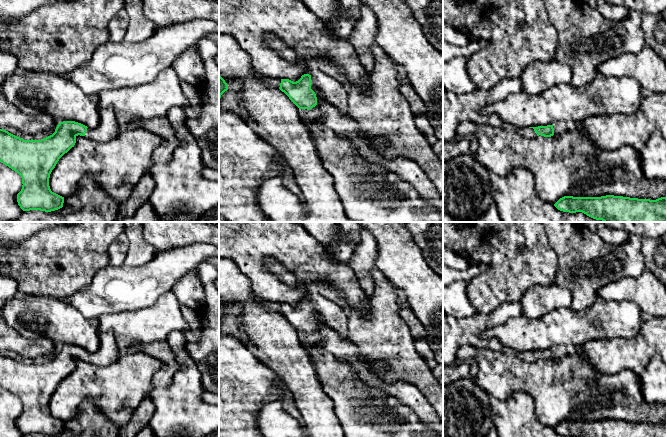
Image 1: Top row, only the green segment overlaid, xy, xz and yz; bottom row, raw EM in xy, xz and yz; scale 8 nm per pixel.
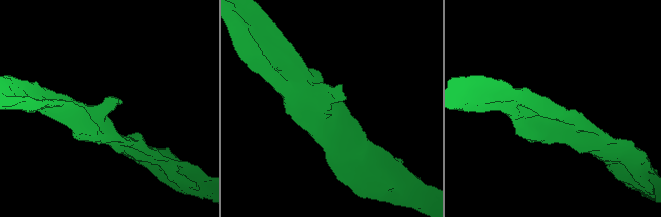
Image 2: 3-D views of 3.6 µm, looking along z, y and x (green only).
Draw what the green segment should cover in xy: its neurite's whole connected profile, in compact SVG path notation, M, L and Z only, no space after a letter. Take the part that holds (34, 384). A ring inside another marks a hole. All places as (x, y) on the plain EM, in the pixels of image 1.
M99 331L98 335L100 344L96 352L63 345L52 359L41 364L24 364L0 353L0 386L22 402L17 426L23 435L51 436L63 431L64 421L51 415L49 402L59 383L74 371L78 359L106 366L124 354L112 332Z

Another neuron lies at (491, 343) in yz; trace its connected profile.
M447 315L443 317L443 365L451 365L457 362L457 351L460 347L459 338L464 339L465 345L488 349L492 351L505 351L506 348L495 337L485 338L482 332L486 330L478 329L472 318L462 318L460 322L460 334L455 335L448 323Z

